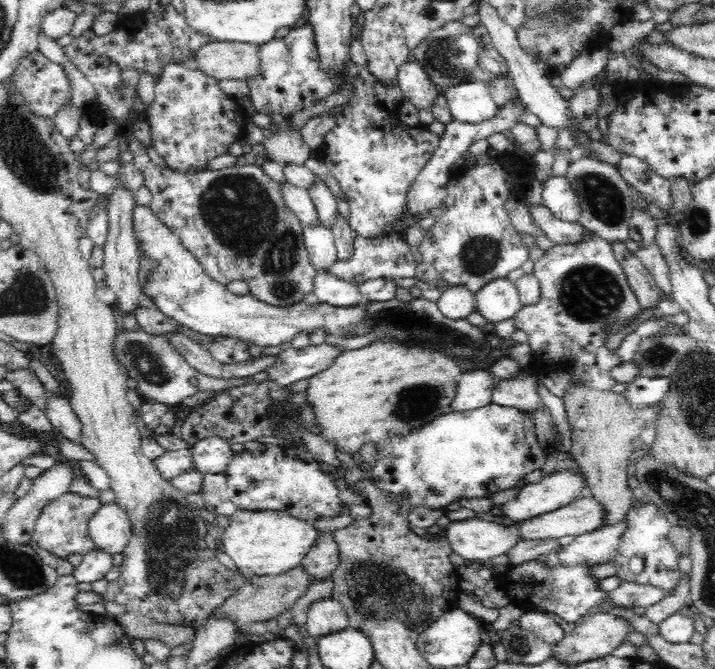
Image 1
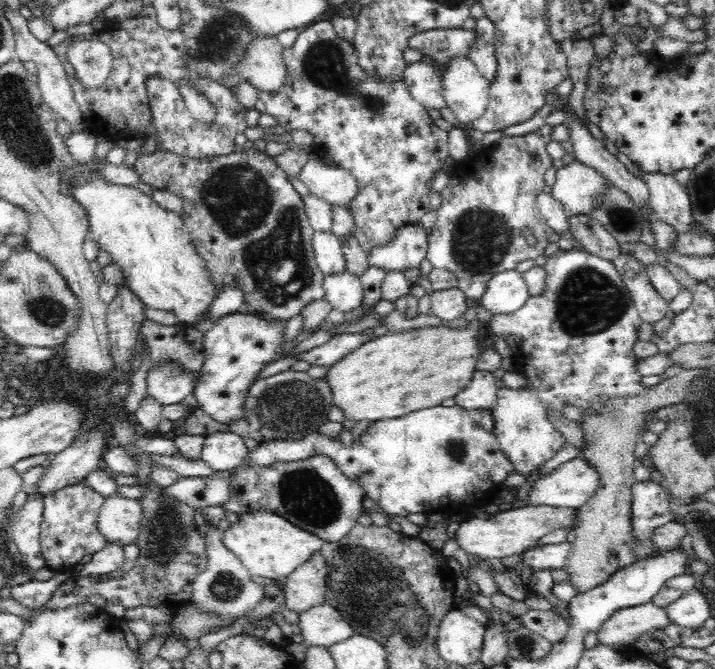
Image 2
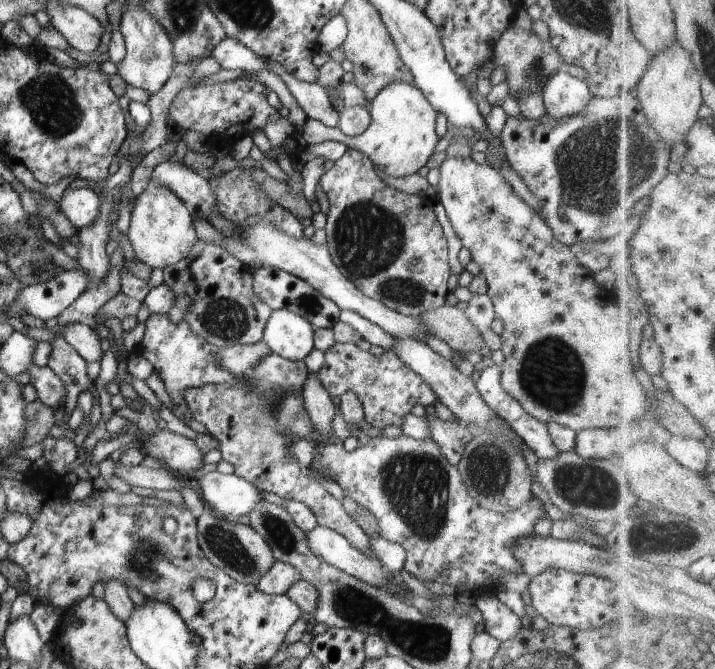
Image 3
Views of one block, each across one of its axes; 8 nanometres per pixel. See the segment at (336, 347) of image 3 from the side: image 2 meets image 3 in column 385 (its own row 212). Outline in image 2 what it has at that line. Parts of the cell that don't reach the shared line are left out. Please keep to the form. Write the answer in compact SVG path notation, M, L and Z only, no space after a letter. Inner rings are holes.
M322 20L307 26L303 30L298 31L298 37L290 48L283 48L282 56L286 65L286 81L282 88L276 92L260 91L258 102L256 102L256 110L262 114L268 114L278 119L278 124L286 129L291 130L308 130L314 137L314 145L312 146L311 154L318 156L326 165L335 166L342 170L348 171L358 183L356 196L351 200L348 206L357 228L365 234L371 246L382 246L384 243L390 242L400 228L405 225L414 225L431 210L430 199L428 198L430 191L428 190L428 182L434 178L435 172L440 172L442 165L446 163L449 157L448 140L449 134L444 130L440 130L434 120L430 117L428 110L422 105L414 101L411 94L408 93L408 87L404 85L404 80L393 80L393 82L382 83L378 81L378 76L366 75L366 72L359 63L358 53L353 43L346 42L335 32L335 28L331 21Z

